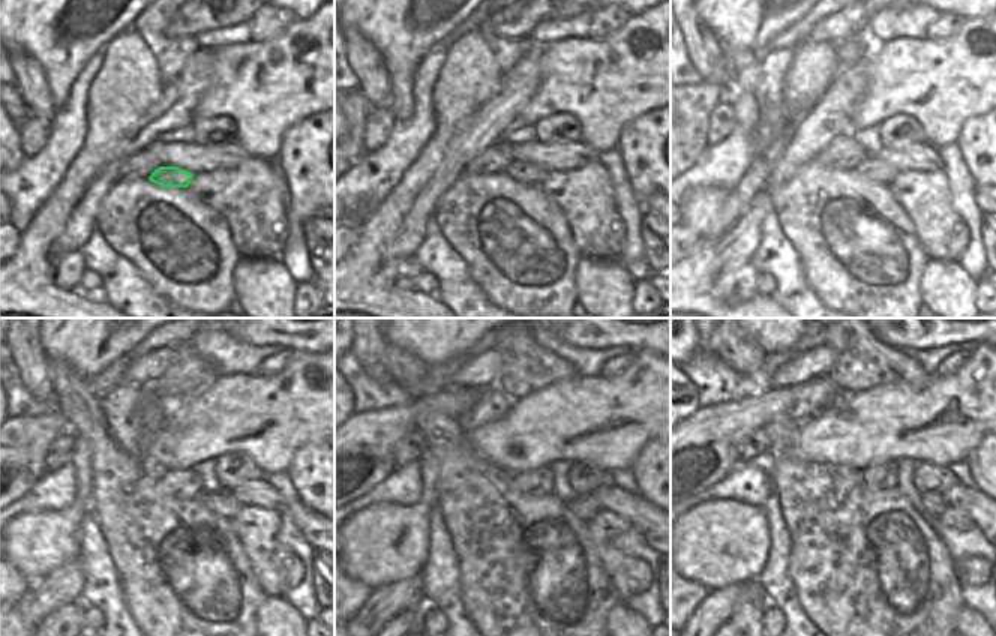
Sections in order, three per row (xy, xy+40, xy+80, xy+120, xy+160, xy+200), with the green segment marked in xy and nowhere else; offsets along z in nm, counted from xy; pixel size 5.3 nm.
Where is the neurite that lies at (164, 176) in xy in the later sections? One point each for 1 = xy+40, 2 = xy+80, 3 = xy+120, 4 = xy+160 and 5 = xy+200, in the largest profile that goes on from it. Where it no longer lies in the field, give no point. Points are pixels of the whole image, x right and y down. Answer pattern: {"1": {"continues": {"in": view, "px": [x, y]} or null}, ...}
{"1": {"continues": {"in": "xy+40", "px": [524, 173]}}, "2": {"continues": {"in": "xy+80", "px": [872, 168]}}, "3": {"continues": {"in": "xy+120", "px": [221, 503]}}, "4": {"continues": {"in": "xy+160", "px": [582, 507]}}, "5": {"continues": {"in": "xy+200", "px": [933, 503]}}}

